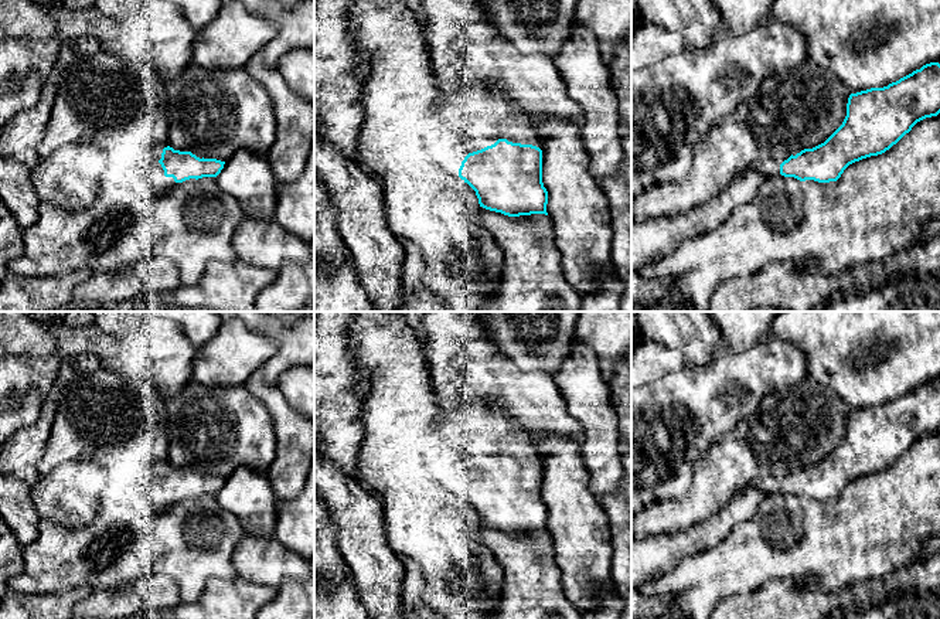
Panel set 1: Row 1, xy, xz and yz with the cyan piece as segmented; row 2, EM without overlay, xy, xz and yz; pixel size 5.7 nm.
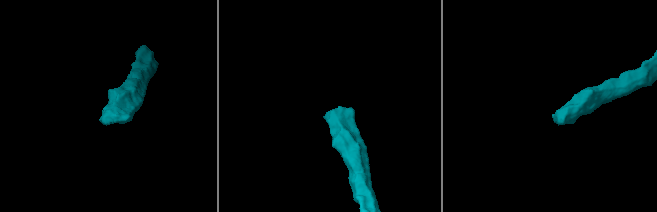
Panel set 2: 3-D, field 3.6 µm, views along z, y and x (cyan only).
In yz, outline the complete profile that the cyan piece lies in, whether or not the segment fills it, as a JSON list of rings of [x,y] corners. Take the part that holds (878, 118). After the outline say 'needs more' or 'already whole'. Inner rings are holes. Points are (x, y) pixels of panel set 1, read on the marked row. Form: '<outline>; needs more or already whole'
[[[930,62],[888,86],[851,93],[842,125],[824,143],[813,149],[804,149],[796,156],[791,154],[781,164],[774,160],[763,160],[752,164],[746,171],[757,171],[767,177],[781,174],[800,181],[837,181],[849,164],[885,153],[909,133],[917,122],[939,113],[940,64]]]; needs more

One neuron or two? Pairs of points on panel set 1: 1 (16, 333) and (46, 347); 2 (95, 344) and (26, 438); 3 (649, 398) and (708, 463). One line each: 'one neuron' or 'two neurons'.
1: one neuron
2: two neurons
3: two neurons

